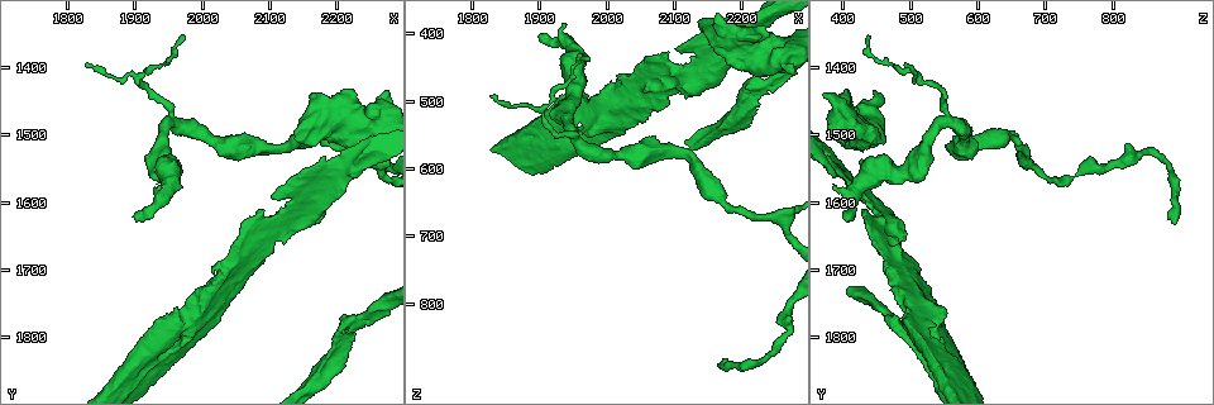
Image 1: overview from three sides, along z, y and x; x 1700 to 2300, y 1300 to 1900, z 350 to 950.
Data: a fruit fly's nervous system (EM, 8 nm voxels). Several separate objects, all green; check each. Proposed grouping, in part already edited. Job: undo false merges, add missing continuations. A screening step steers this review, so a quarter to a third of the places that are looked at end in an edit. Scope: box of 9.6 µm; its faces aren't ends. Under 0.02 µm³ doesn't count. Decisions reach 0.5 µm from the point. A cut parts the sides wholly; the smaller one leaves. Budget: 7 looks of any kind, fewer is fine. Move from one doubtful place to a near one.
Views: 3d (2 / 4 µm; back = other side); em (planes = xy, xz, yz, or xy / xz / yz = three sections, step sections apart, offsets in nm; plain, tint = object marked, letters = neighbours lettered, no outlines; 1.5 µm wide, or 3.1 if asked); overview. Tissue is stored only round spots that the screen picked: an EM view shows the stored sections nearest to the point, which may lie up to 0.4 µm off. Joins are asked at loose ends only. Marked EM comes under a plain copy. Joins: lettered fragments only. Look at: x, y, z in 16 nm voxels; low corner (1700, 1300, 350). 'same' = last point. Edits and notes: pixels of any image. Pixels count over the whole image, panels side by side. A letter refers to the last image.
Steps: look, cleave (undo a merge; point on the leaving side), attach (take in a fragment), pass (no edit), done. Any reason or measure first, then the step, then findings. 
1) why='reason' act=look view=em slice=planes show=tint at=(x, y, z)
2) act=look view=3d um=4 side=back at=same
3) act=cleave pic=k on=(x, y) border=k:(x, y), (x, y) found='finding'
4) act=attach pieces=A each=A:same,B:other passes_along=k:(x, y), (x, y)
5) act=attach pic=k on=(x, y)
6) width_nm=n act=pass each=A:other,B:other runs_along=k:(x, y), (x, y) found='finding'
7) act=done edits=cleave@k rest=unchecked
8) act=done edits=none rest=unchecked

why='closes a loop' act=look view=em slice=yz step=8 show=letters at=(2165, 1590, 435)

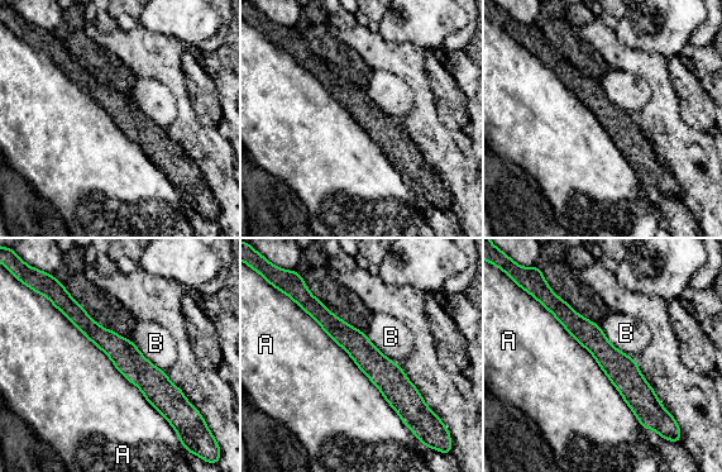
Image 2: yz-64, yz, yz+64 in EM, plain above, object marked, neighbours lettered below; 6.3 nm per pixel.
width_nm=180 act=pass each=A:other,B:other found='continuous, no second neuron'

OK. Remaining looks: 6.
why='arms run side by side' act=look view=em slice=planes show=letters at=(2020, 1725, 495)

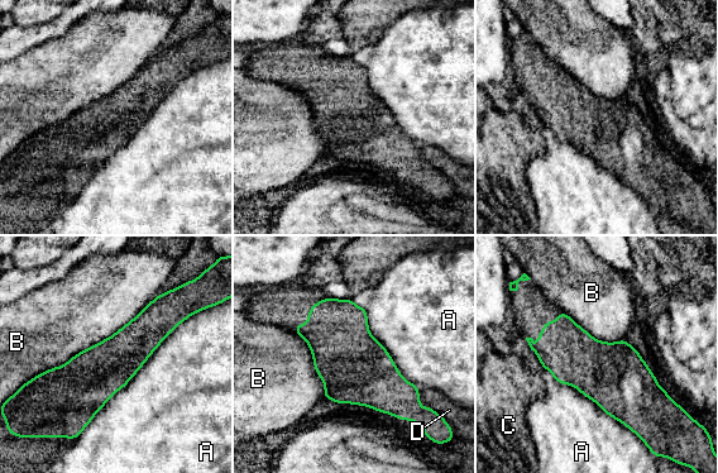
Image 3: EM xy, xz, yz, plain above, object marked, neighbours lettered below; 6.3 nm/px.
act=pass each=A:other,B:other,C:other,D:other border=3:(158, 294), (113, 334), (27, 382) found='one neuron here'

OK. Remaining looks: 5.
why='branch stops here' act=look view=em slice=xy step=8 show=letters at=(1900, 1630, 405)

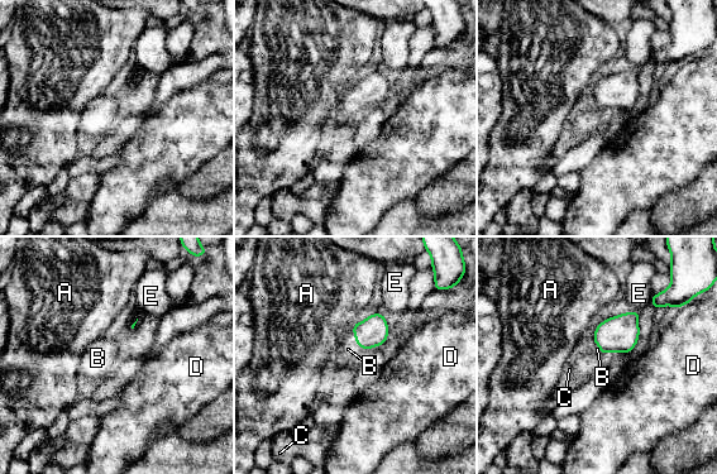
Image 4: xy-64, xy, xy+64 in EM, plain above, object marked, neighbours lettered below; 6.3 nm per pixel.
act=look view=em slice=yz step=4 show=letters at=same

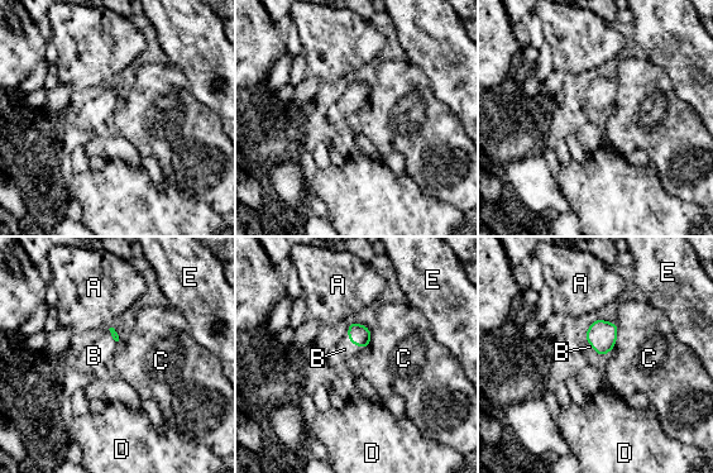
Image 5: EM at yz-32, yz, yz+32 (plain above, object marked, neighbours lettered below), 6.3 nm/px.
act=attach pieces=B each=A:other,B:same,C:other,D:other,E:other passes_along=5:(358, 334), (353, 344), (344, 349) found='the neuron continues'

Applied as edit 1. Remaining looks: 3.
act=done edits=attach@5 rest=unchecked

